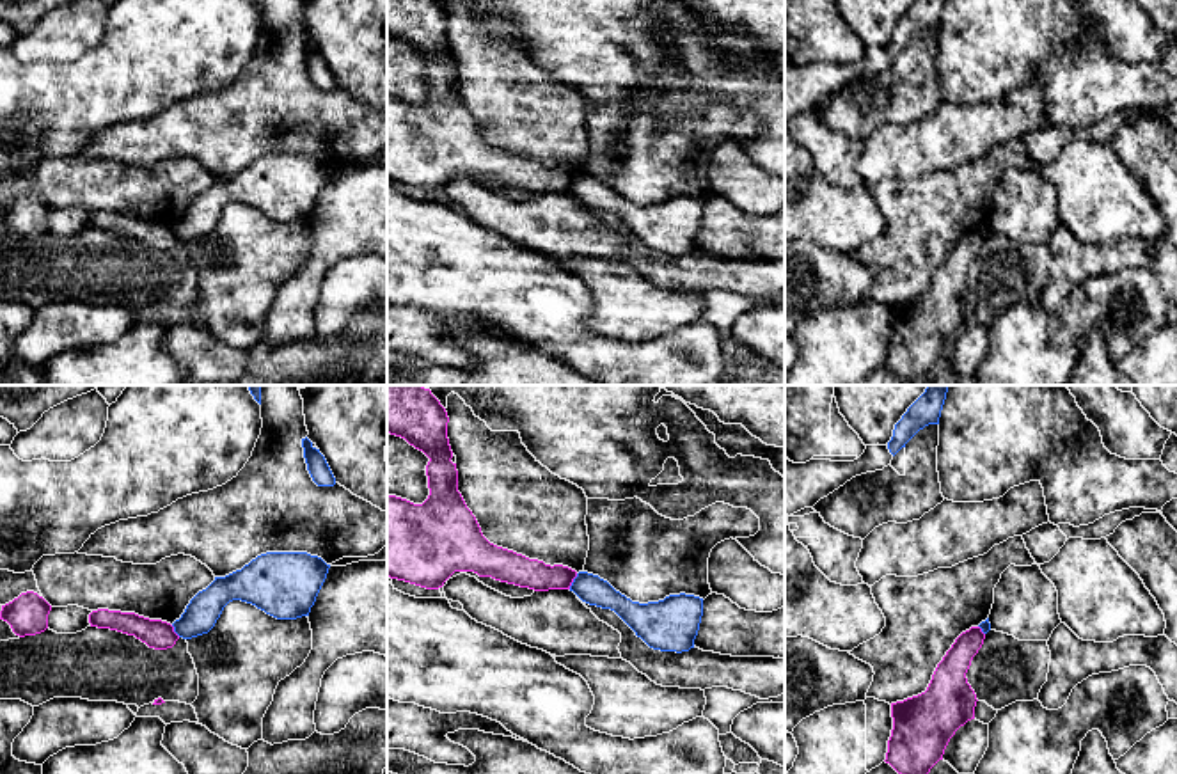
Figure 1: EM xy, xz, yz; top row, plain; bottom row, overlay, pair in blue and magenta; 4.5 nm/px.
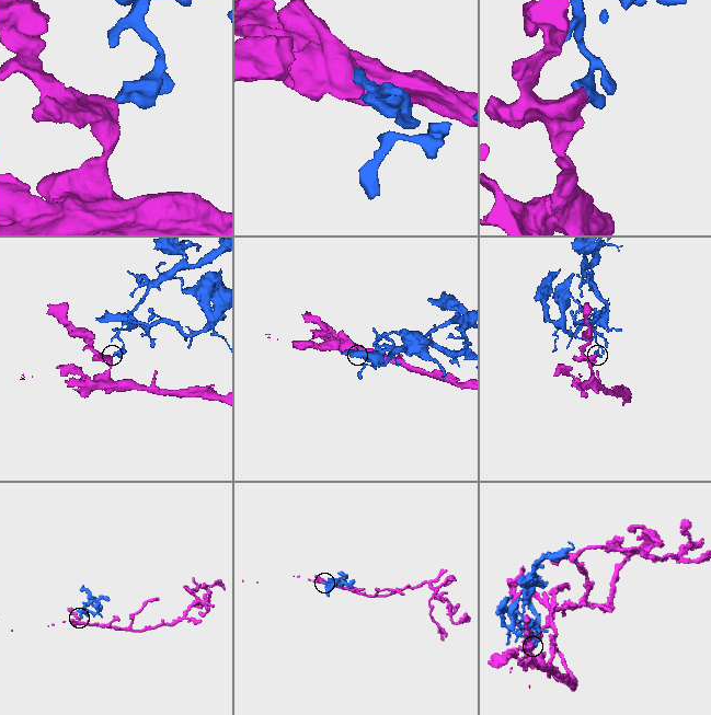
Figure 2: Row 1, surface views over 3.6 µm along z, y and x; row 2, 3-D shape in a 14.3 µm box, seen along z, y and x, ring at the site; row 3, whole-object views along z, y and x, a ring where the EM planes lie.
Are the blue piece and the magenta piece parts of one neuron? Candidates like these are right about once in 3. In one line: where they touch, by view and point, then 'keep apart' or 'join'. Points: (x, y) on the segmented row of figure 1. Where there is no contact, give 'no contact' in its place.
meets blue in xz at (574, 581); keep apart

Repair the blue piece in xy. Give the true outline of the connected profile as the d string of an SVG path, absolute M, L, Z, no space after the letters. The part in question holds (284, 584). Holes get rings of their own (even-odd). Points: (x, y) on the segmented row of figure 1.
M266 552L241 570L199 591L172 623L183 639L208 634L233 600L256 605L277 620L309 616L330 565L307 552Z

